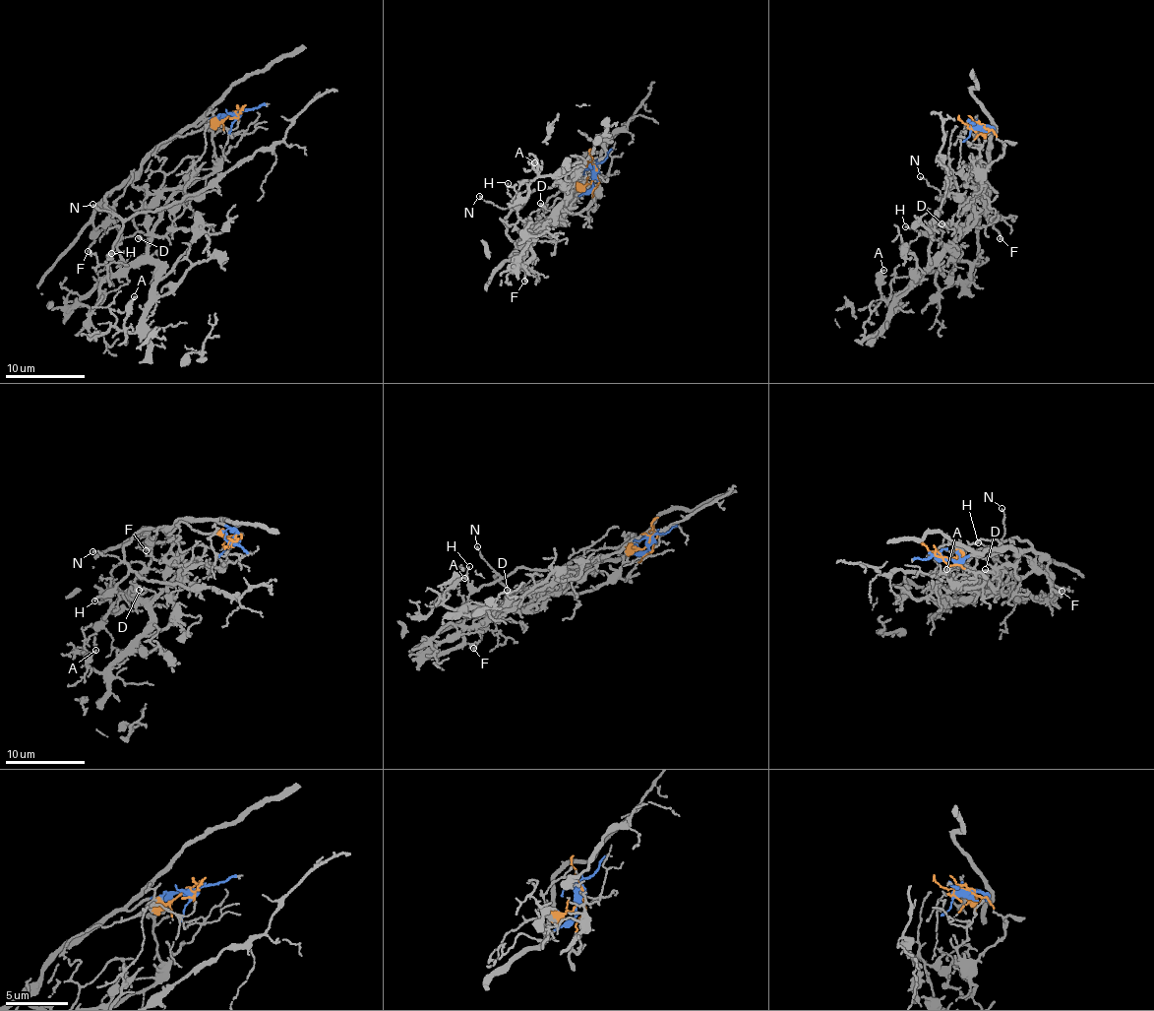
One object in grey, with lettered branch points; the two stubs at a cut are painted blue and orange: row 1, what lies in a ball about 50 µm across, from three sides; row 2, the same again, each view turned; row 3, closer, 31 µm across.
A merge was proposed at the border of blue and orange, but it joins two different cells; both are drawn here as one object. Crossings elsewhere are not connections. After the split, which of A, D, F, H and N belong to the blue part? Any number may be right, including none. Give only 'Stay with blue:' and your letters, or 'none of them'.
Stay with blue: F, H, N

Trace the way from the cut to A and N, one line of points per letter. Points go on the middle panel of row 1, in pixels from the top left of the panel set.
A: (591, 170), (592, 211), (598, 197), (566, 212), (566, 225), (559, 213), (567, 191), (534, 162)
N: (592, 171), (592, 183), (571, 206), (555, 210), (535, 230), (514, 241), (504, 222), (510, 210), (479, 195)

